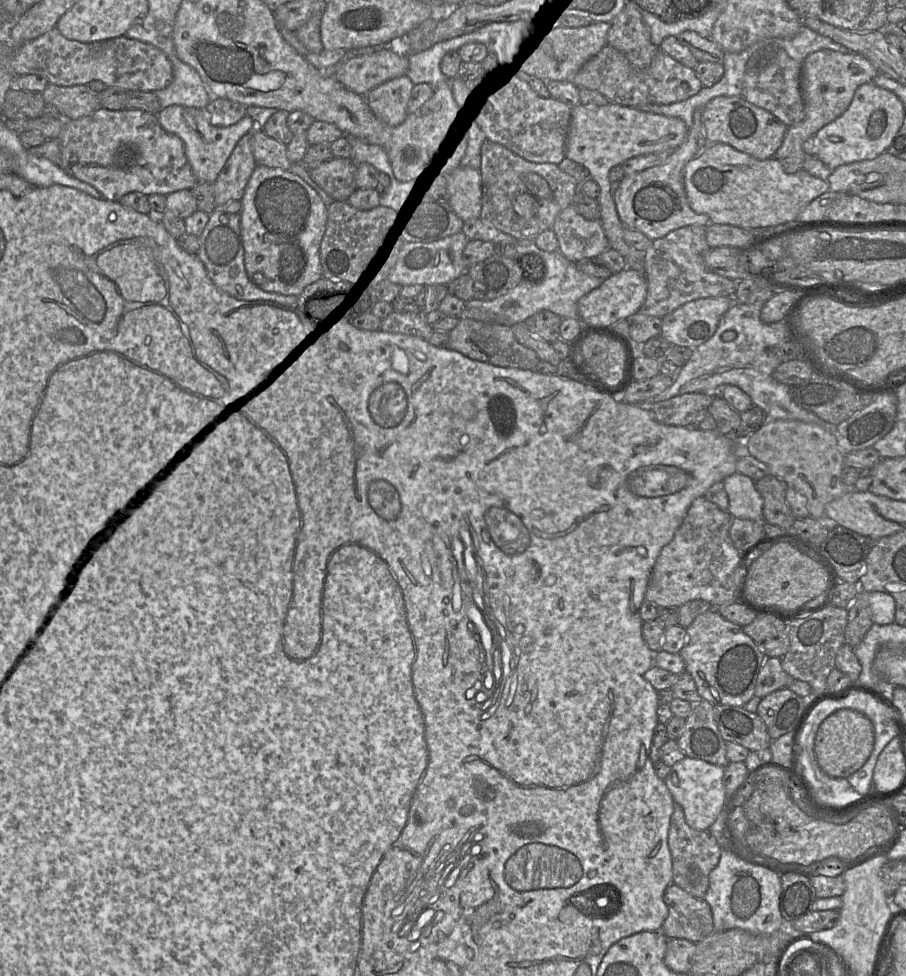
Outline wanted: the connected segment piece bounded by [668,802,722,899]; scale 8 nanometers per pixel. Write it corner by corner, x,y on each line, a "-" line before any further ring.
676,802
670,819
668,845
672,858
672,883
696,898
704,899
710,872
719,863
722,848
708,830
698,831
689,827
683,808

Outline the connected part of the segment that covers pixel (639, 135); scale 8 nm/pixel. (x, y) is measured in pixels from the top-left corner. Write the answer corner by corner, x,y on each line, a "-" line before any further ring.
615,103
605,106
580,104
571,109
565,158
586,167
592,179
599,185
601,193
597,201
601,206
600,221
610,248
624,257
627,269
645,274
645,251
636,249
624,239
625,226
617,213
609,173
613,167
622,165
632,157
677,149
686,139
689,128
679,118
644,112

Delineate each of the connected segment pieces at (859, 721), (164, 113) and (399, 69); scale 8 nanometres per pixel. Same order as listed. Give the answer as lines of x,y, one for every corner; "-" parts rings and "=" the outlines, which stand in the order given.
841,708
828,716
820,725
815,738
815,755
820,768
829,776
848,778
869,759
875,742
874,726
862,711
=
182,105
161,108
156,115
165,131
177,135
183,141
187,160
198,181
214,182
237,142
257,128
255,121
248,114
231,126
215,126
208,120
205,108
=
382,49
370,55
341,60
332,70
334,78
348,89
365,96
371,89
406,75
408,55

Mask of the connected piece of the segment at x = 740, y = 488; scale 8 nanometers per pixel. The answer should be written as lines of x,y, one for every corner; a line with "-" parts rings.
735,472
724,479
729,499
728,512
733,518
760,521
763,518
763,497
751,478

